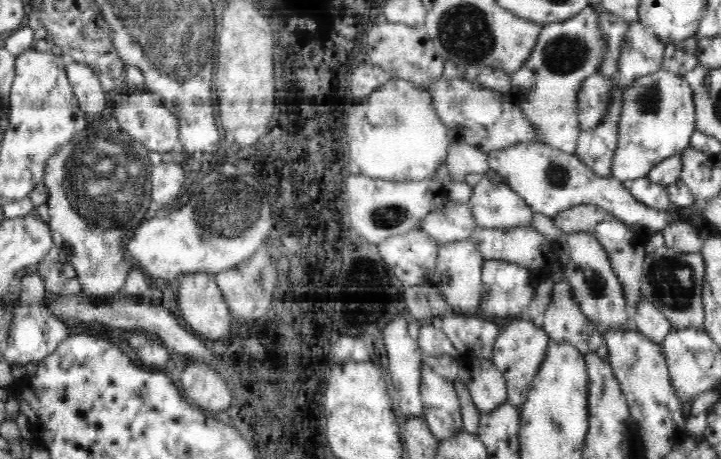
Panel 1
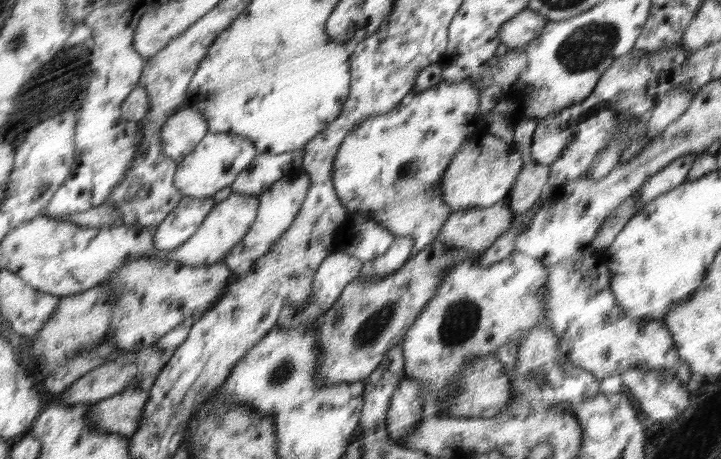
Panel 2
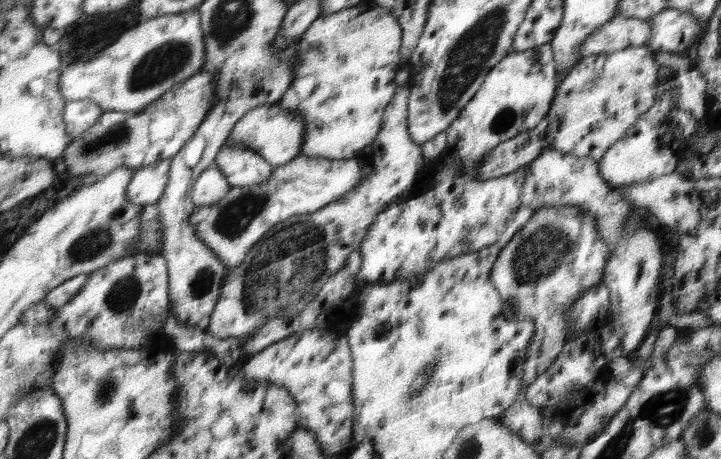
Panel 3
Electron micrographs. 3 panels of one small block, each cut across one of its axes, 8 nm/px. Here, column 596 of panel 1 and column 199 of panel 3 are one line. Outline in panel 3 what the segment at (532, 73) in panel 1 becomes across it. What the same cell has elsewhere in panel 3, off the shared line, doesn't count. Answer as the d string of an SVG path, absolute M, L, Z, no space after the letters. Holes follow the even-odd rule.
M197 9L189 10L188 12L180 14L169 14L156 18L149 18L141 23L136 23L136 26L134 26L132 30L124 32L122 36L118 37L110 46L108 46L108 48L105 48L102 52L99 52L95 57L81 63L65 66L59 86L64 98L68 103L84 99L91 100L92 102L98 104L103 112L116 111L128 112L128 114L142 113L144 109L148 109L151 106L152 101L156 101L158 98L164 96L168 89L172 89L174 86L182 84L184 81L194 77L195 74L198 74L204 70L204 66L206 66L206 41L204 39L204 30L202 29L200 22L202 22L202 14L200 14Z

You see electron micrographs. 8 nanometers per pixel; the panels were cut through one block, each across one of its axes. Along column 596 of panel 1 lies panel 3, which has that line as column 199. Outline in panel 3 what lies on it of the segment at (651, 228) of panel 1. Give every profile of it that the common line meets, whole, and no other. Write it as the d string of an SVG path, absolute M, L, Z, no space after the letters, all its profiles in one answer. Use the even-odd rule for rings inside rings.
M213 164L198 176L189 194L196 207L210 206L228 196L231 188L228 176Z

